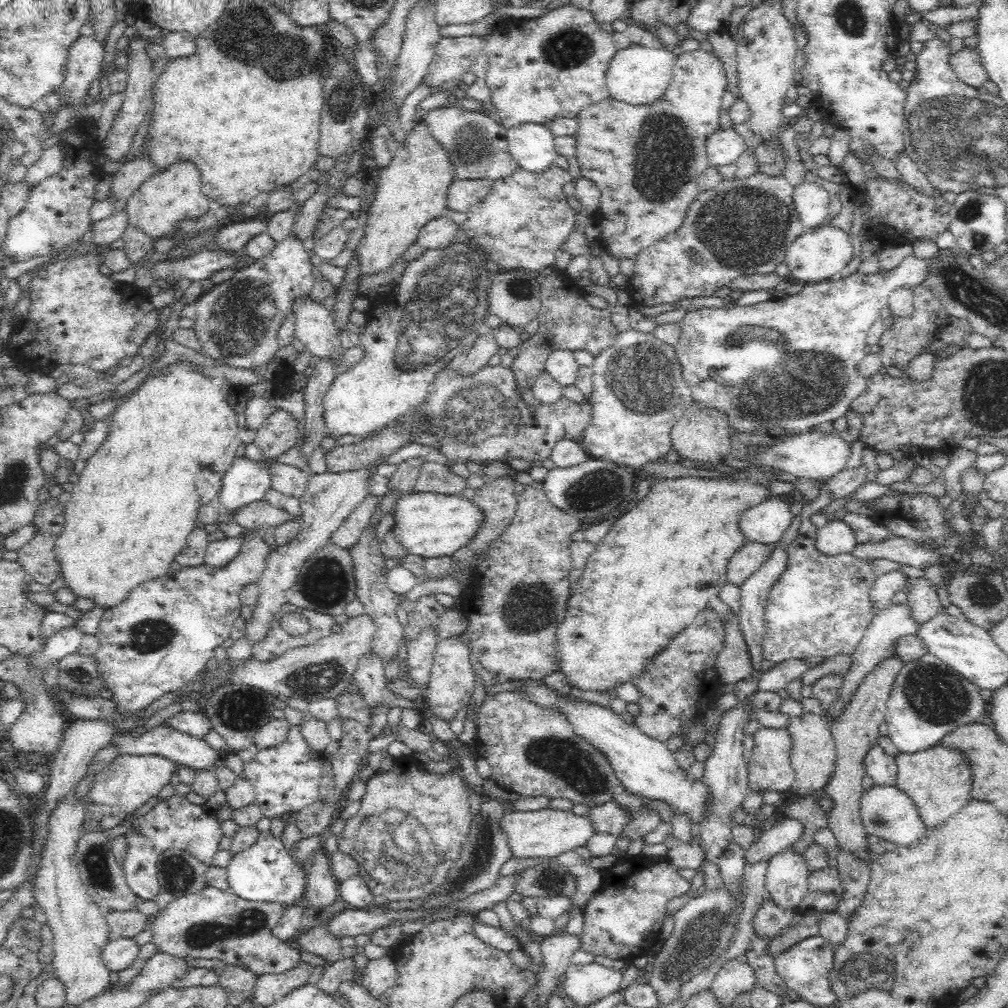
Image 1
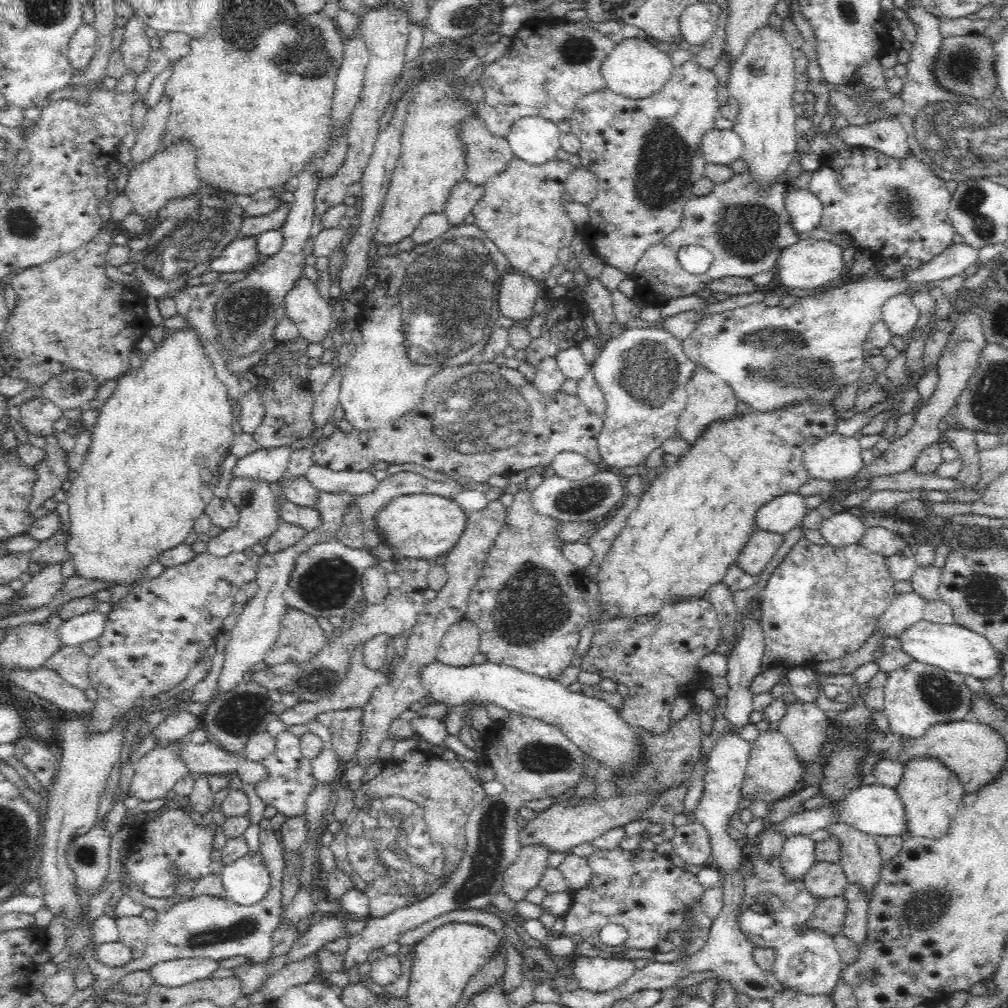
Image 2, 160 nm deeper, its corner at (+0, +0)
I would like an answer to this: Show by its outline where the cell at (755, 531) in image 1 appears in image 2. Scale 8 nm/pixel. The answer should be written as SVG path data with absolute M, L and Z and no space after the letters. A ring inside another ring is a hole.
M786 493L771 500L758 510L757 528L778 534L786 534L796 528L808 512L804 498L800 493Z

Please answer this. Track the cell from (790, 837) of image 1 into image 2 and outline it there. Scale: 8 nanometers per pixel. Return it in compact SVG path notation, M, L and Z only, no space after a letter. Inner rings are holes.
M877 783L871 786L862 784L851 789L842 801L825 799L822 807L788 816L783 822L776 825L776 829L784 833L786 838L796 834L811 836L816 831L828 830L832 824L846 824L871 837L896 836L903 839L907 837L905 835L907 830L905 811L897 790Z

